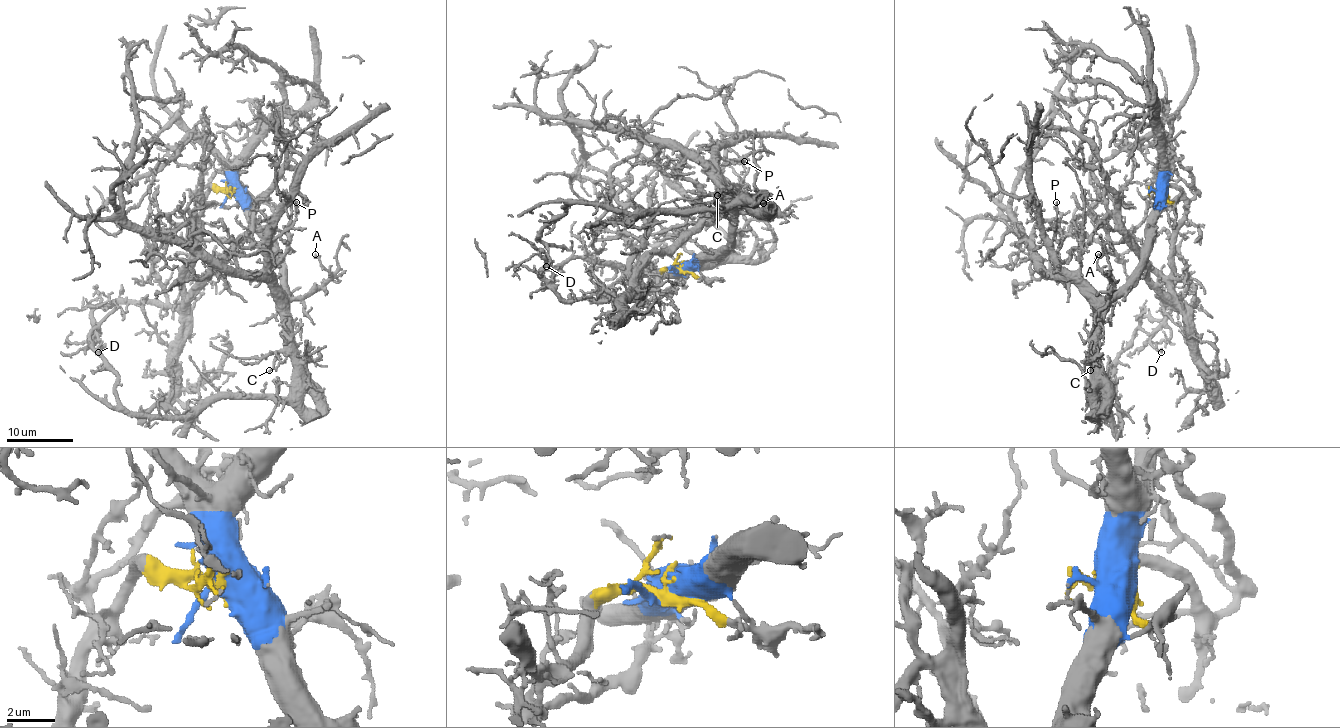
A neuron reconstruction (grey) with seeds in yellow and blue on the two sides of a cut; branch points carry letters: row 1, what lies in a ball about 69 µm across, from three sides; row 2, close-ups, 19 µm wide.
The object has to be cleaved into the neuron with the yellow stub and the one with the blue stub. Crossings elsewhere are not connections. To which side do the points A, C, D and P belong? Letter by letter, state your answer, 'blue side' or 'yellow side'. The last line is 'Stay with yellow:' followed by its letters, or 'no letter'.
A: blue side
C: blue side
D: yellow side
P: blue side
Stay with yellow: D

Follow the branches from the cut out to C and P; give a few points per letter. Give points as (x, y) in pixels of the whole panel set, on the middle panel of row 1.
C: (681, 268), (695, 258), (714, 256), (729, 241), (731, 197), (716, 195)
P: (681, 268), (695, 258), (714, 256), (729, 241), (731, 197), (723, 187), (718, 157), (744, 160)

